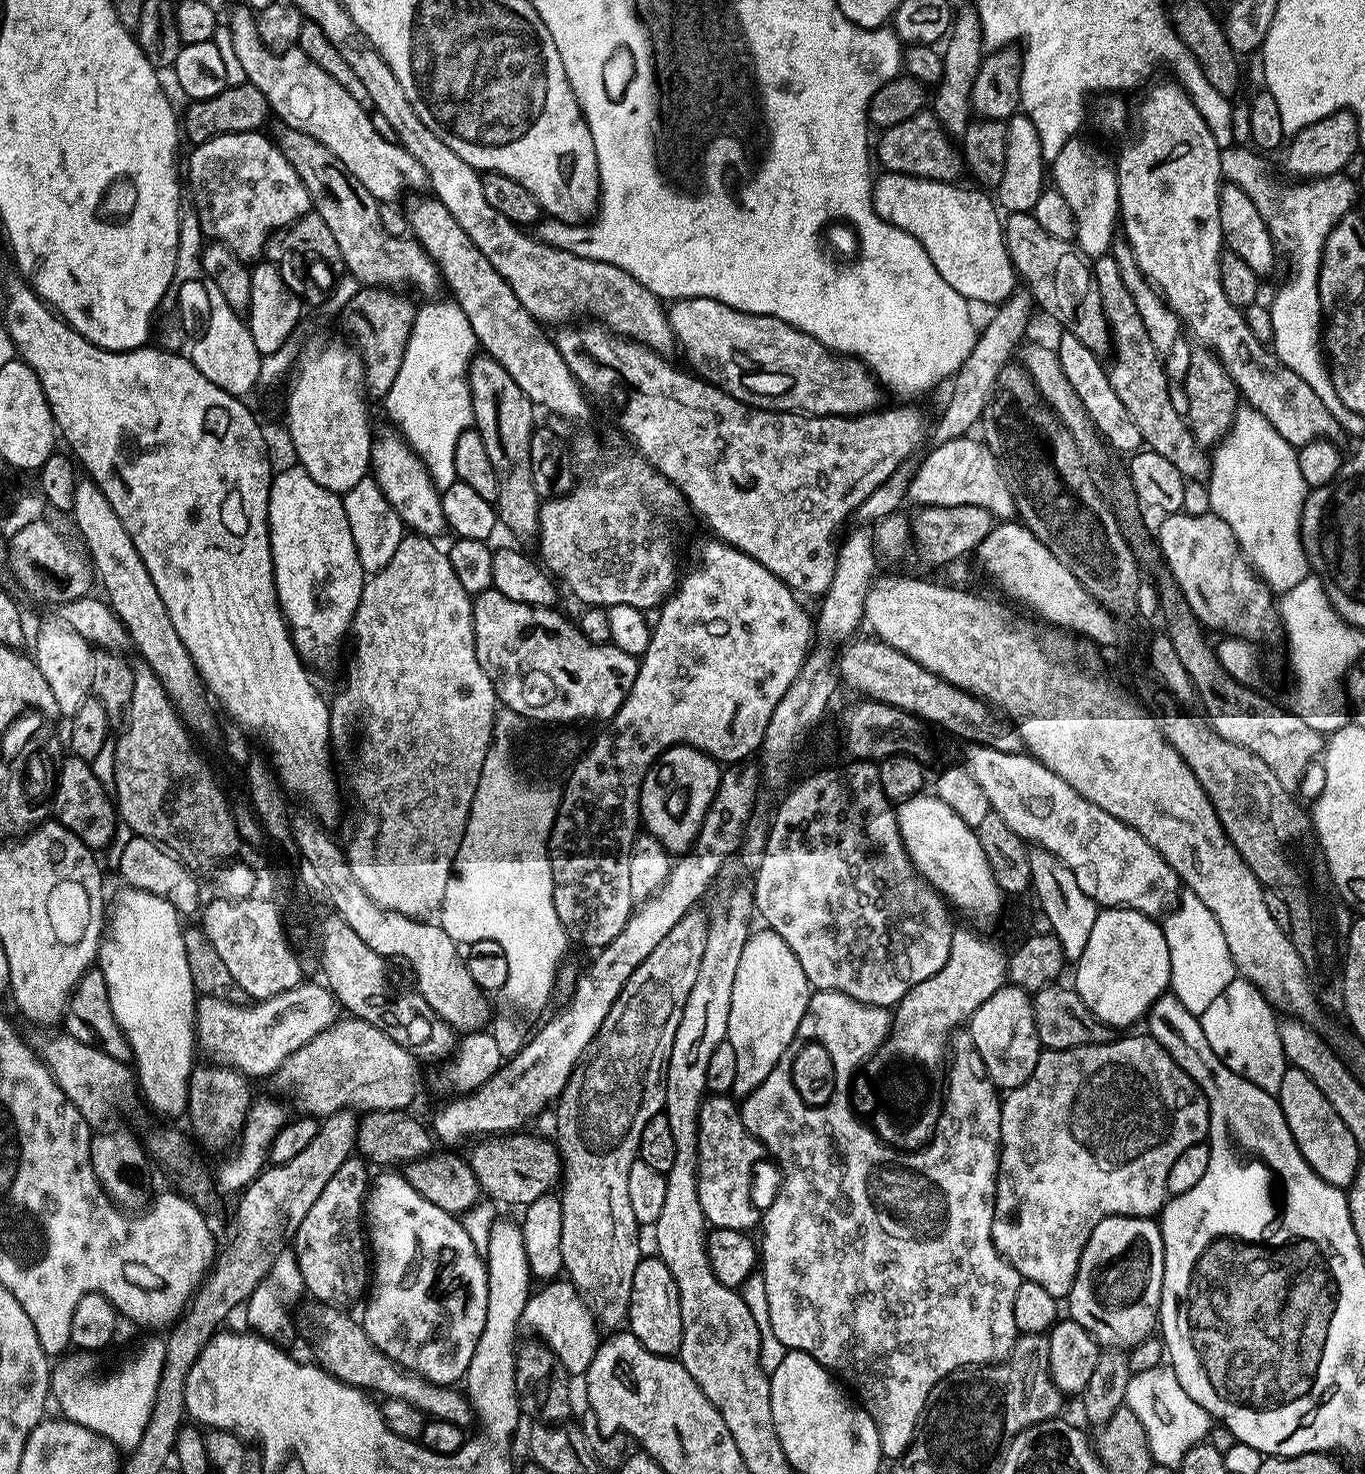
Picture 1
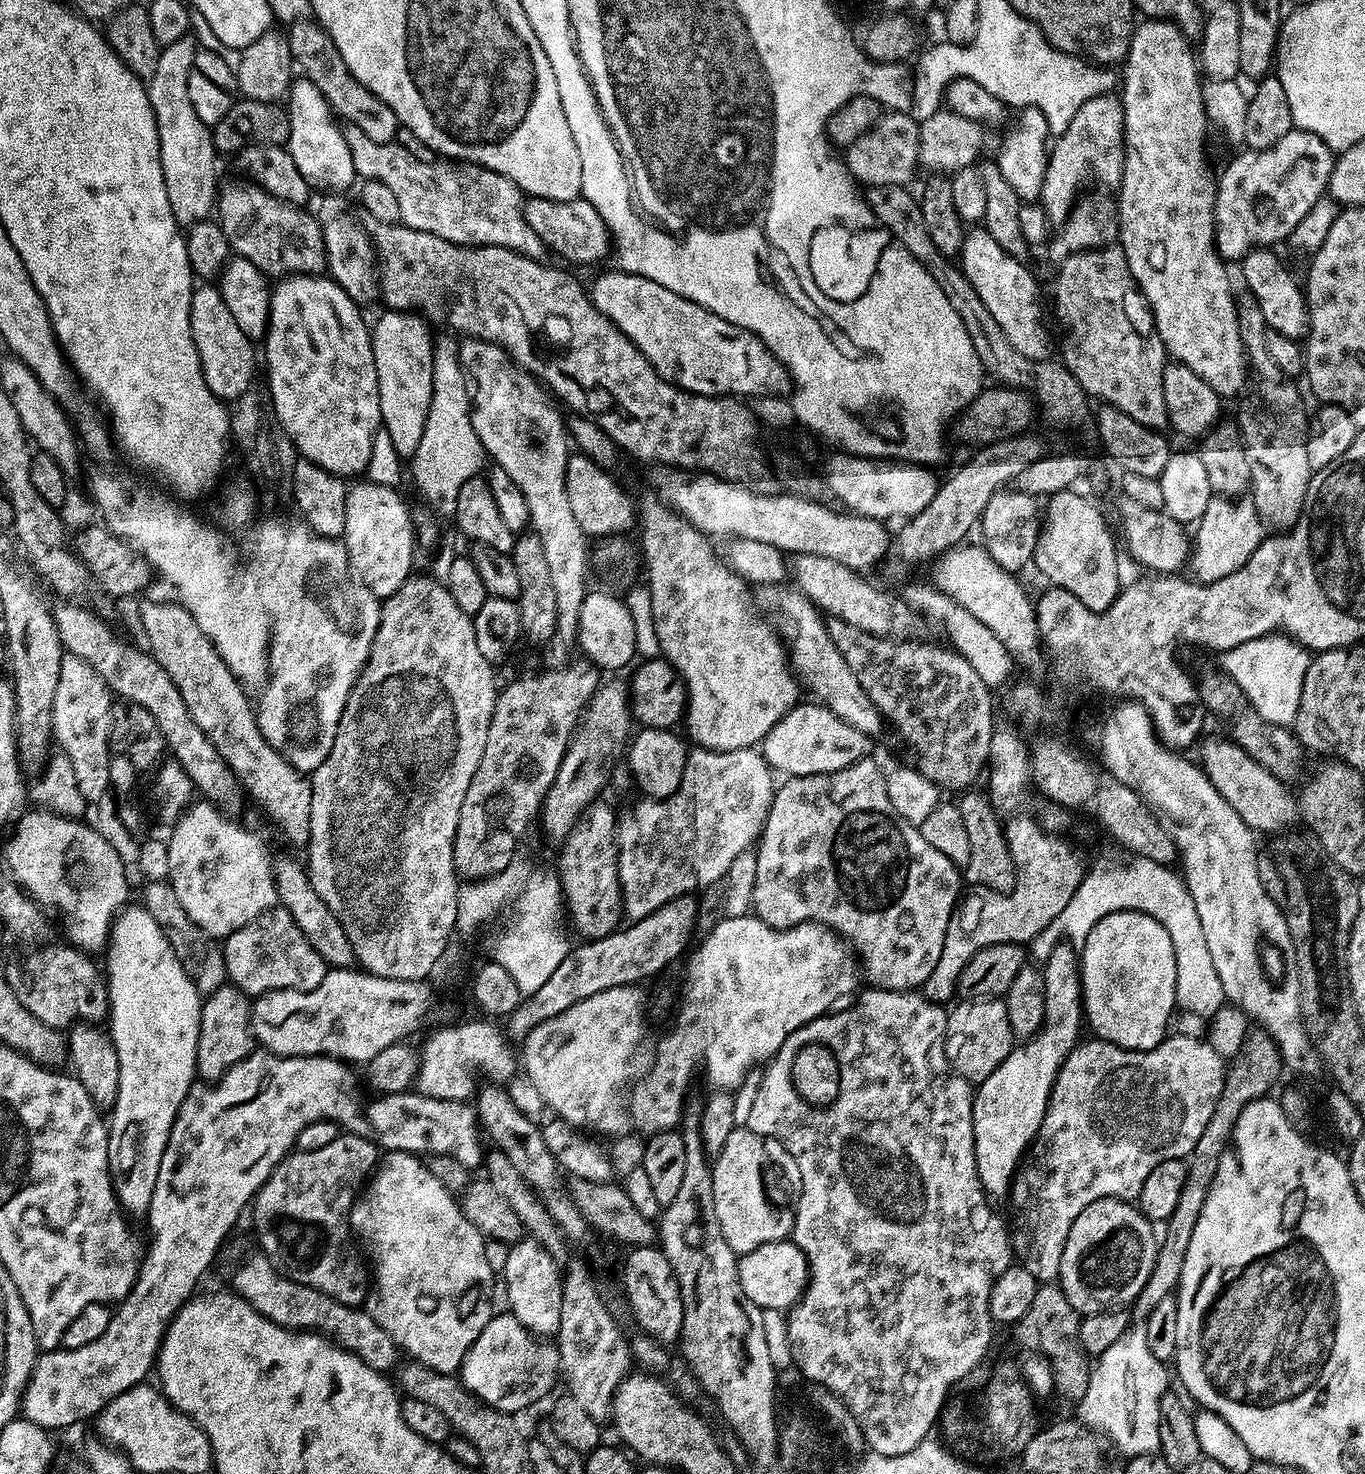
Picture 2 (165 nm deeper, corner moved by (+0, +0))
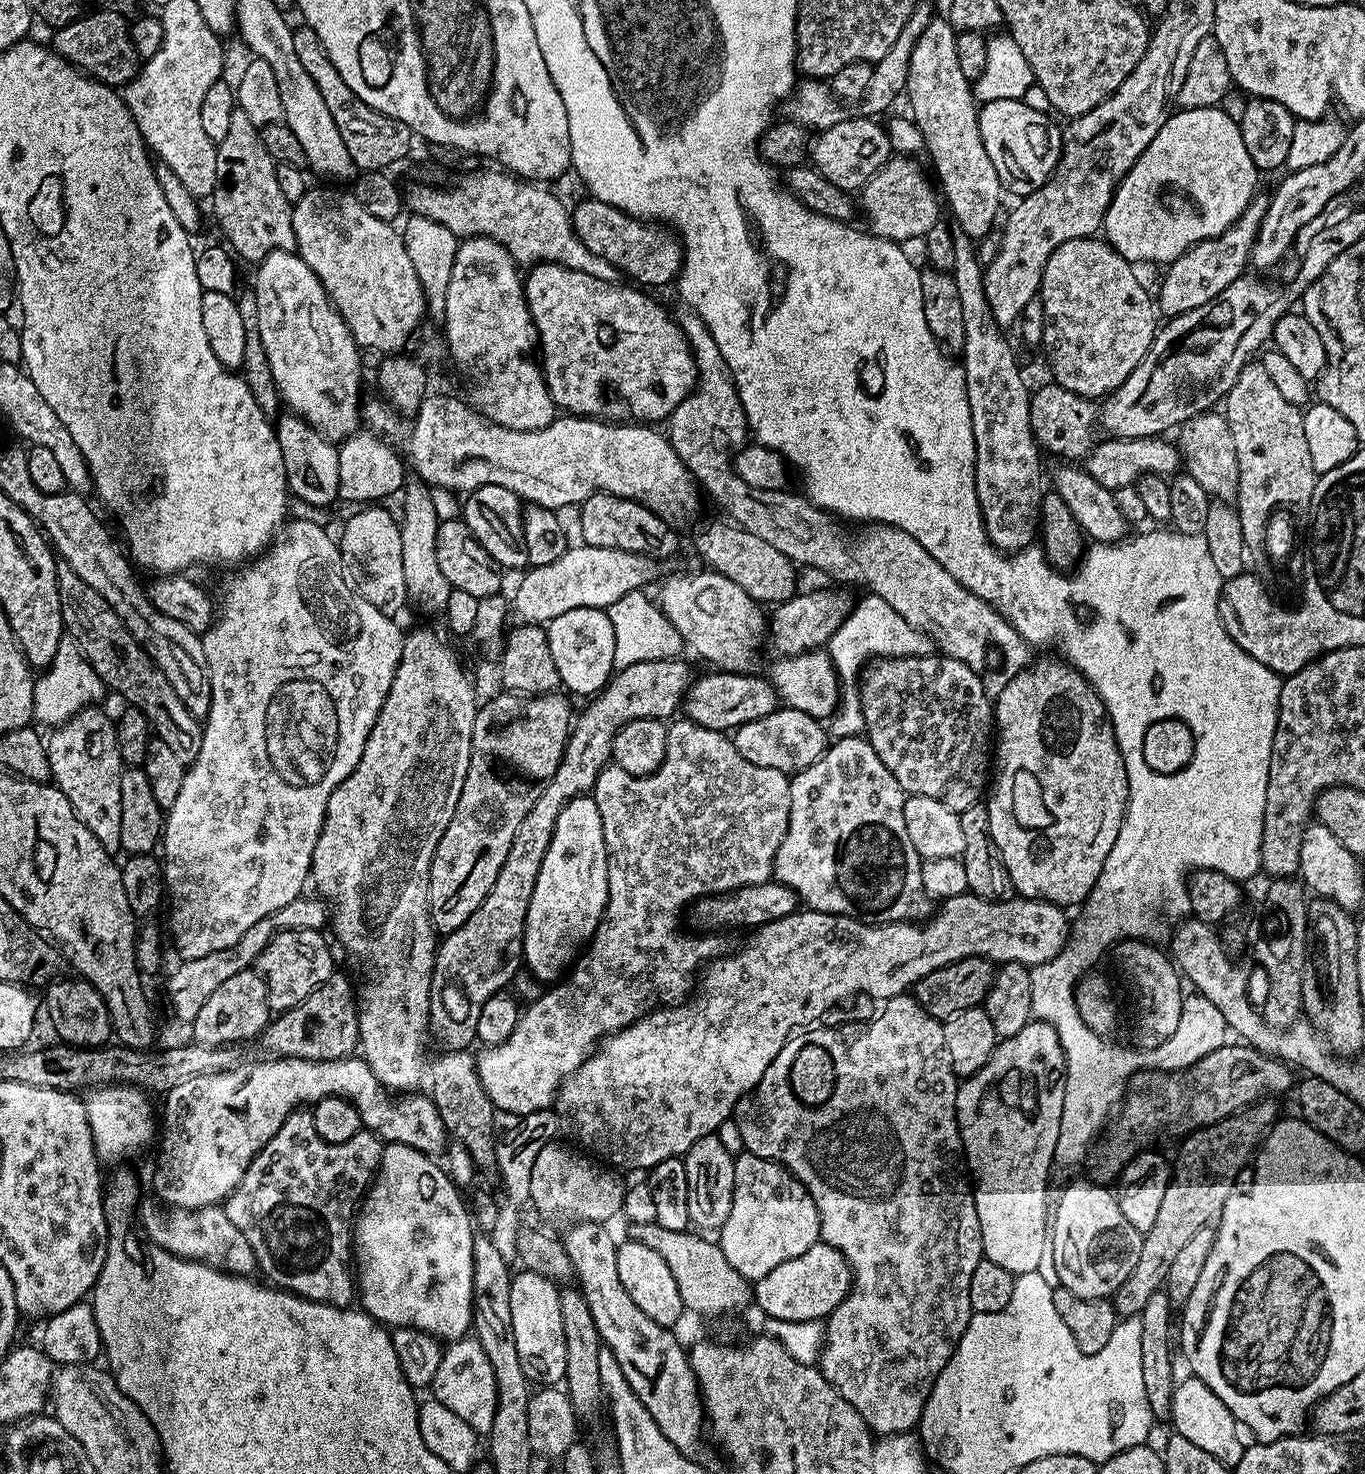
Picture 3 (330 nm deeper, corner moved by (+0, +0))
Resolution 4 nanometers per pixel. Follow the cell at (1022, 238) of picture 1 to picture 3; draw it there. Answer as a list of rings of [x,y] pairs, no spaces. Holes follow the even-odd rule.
[[[934,18],[926,30],[914,42],[914,54],[910,54],[910,74],[906,89],[906,101],[912,107],[910,118],[918,126],[924,139],[926,156],[932,159],[936,167],[935,179],[938,181],[939,191],[946,201],[946,208],[952,211],[954,224],[979,242],[987,235],[996,220],[996,199],[1001,192],[998,170],[994,170],[994,162],[990,162],[990,154],[986,154],[986,146],[982,142],[980,133],[980,113],[978,101],[974,91],[973,81],[962,74],[958,63],[957,47],[955,45],[958,33],[948,24],[947,19]]]

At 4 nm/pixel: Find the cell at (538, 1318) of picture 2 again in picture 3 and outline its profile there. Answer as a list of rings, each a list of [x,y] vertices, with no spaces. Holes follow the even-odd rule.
[[[520,1270],[512,1277],[510,1286],[510,1322],[514,1326],[514,1342],[518,1346],[518,1358],[529,1381],[536,1386],[556,1386],[566,1374],[566,1334],[562,1334],[562,1306],[558,1284],[542,1274]]]

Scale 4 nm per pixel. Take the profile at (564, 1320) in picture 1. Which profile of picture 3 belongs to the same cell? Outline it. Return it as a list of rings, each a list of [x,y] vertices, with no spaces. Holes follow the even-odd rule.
[[[474,1338],[453,1340],[445,1347],[442,1362],[438,1362],[438,1374],[430,1385],[431,1395],[442,1406],[447,1406],[467,1422],[474,1431],[486,1434],[494,1426],[496,1413],[496,1378],[490,1366],[486,1350]]]

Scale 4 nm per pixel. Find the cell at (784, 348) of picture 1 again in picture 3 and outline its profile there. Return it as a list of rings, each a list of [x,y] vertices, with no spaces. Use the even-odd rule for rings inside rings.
[[[533,264],[527,272],[528,276],[523,277],[525,301],[538,337],[545,384],[554,404],[565,413],[596,418],[608,400],[608,392],[613,392],[628,403],[633,421],[667,421],[668,415],[692,391],[697,378],[696,360],[677,317],[671,316],[654,297],[647,296],[647,291],[627,283],[594,278],[557,264]]]

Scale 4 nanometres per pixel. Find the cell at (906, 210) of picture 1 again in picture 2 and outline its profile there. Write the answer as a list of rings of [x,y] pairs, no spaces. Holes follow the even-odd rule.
[[[982,226],[973,227],[965,235],[958,258],[961,272],[978,291],[982,304],[993,314],[1014,350],[1034,361],[1049,359],[1053,355],[1054,344],[1053,341],[1051,344],[1046,330],[1036,280],[1022,264],[1024,262],[1002,250]]]

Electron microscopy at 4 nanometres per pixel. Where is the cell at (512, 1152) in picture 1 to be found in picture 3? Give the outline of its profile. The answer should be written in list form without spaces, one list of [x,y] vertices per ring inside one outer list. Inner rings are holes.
[[[633,1223],[631,1228],[631,1239],[642,1246],[650,1246],[650,1250],[655,1250],[665,1260],[666,1266],[670,1266],[670,1274],[674,1274],[674,1282],[678,1282],[678,1294],[682,1294],[682,1302],[689,1313],[728,1316],[753,1303],[753,1285],[742,1278],[742,1274],[738,1274],[730,1262],[726,1262],[726,1254],[722,1254],[715,1239],[707,1240],[704,1237],[707,1235],[696,1230],[666,1230],[666,1226],[658,1226],[656,1223]]]

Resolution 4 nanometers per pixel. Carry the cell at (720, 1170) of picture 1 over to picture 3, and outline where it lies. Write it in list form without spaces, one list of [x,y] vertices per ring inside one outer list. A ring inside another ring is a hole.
[[[743,1151],[734,1159],[734,1202],[730,1202],[730,1212],[726,1222],[718,1230],[718,1243],[726,1262],[742,1274],[749,1282],[763,1279],[776,1266],[805,1254],[820,1240],[820,1219],[814,1198],[791,1172],[775,1160],[758,1158],[753,1152]]]

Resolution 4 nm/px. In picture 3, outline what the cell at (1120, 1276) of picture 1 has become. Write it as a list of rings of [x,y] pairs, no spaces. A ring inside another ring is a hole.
[[[1072,1184],[1061,1194],[1057,1204],[1055,1201],[1054,1215],[1050,1220],[1050,1264],[1052,1260],[1052,1268],[1056,1271],[1055,1279],[1059,1287],[1078,1294],[1078,1298],[1106,1300],[1116,1293],[1118,1286],[1126,1282],[1130,1270],[1134,1270],[1143,1241],[1141,1232],[1134,1230],[1134,1226],[1126,1222],[1122,1210],[1118,1210],[1118,1202],[1111,1187],[1099,1188],[1096,1184]]]

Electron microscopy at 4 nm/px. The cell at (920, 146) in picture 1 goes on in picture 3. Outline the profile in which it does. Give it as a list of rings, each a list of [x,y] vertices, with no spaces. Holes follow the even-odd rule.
[[[856,114],[838,122],[838,126],[821,131],[810,144],[811,167],[826,178],[826,182],[834,182],[834,186],[843,192],[852,194],[863,188],[865,182],[894,156],[888,129],[880,123],[879,119]]]

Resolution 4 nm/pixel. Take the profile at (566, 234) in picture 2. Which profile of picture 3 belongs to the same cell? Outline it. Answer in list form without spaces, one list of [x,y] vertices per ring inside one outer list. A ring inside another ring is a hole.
[[[587,199],[582,201],[577,208],[573,207],[571,213],[574,230],[578,234],[582,246],[586,246],[586,250],[590,250],[590,254],[598,254],[598,258],[606,258],[606,262],[610,262],[610,266],[614,266],[617,273],[624,275],[625,272],[629,276],[629,278],[627,277],[629,281],[640,286],[668,284],[671,280],[673,283],[679,277],[684,263],[684,249],[675,231],[656,222],[645,222],[634,216],[628,216],[622,210],[618,210],[601,200]]]

